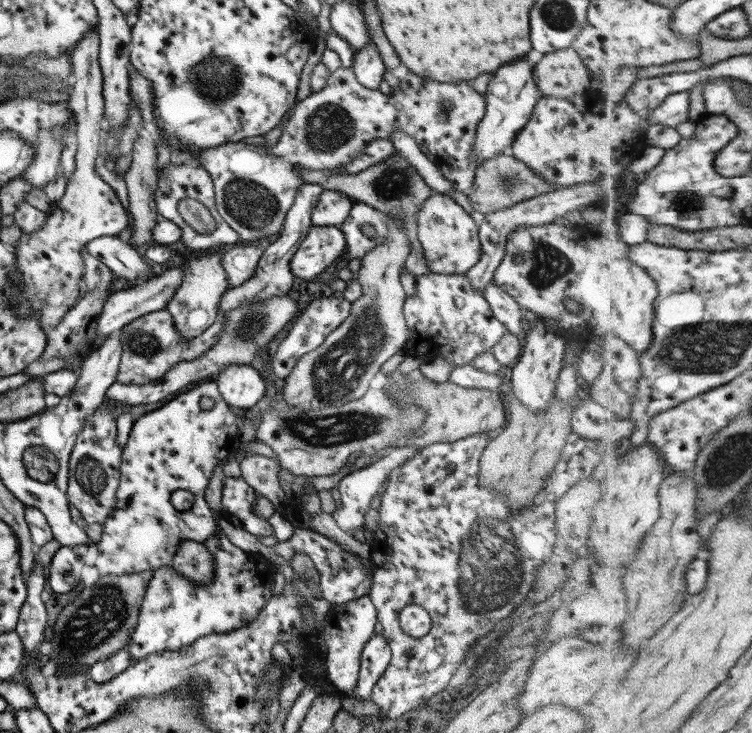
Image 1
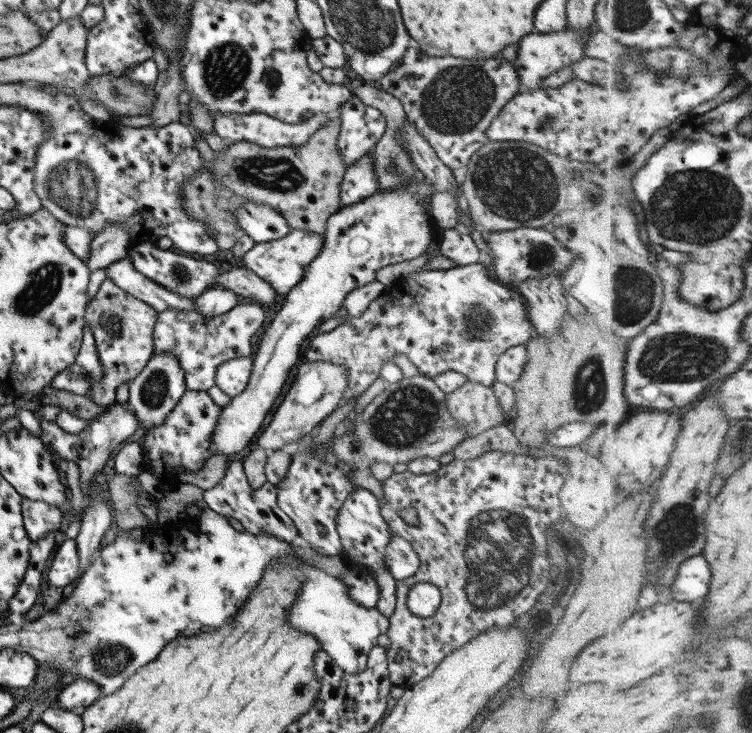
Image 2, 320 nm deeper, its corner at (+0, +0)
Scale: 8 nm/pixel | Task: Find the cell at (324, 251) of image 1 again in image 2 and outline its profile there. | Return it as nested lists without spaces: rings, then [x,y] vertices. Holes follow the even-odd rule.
[[[308,230],[289,231],[289,234],[269,242],[253,243],[253,246],[240,256],[240,266],[254,272],[259,278],[262,278],[277,294],[286,295],[301,280],[304,268],[315,258],[322,245],[322,234],[309,232]]]

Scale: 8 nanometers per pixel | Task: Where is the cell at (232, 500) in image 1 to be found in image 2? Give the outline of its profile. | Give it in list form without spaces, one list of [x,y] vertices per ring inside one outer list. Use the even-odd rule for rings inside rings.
[[[232,461],[226,465],[219,482],[212,489],[203,492],[201,504],[213,513],[234,518],[249,534],[269,533],[290,544],[297,541],[298,532],[293,521],[276,504],[275,488],[265,486],[253,491],[246,481],[242,462]]]

